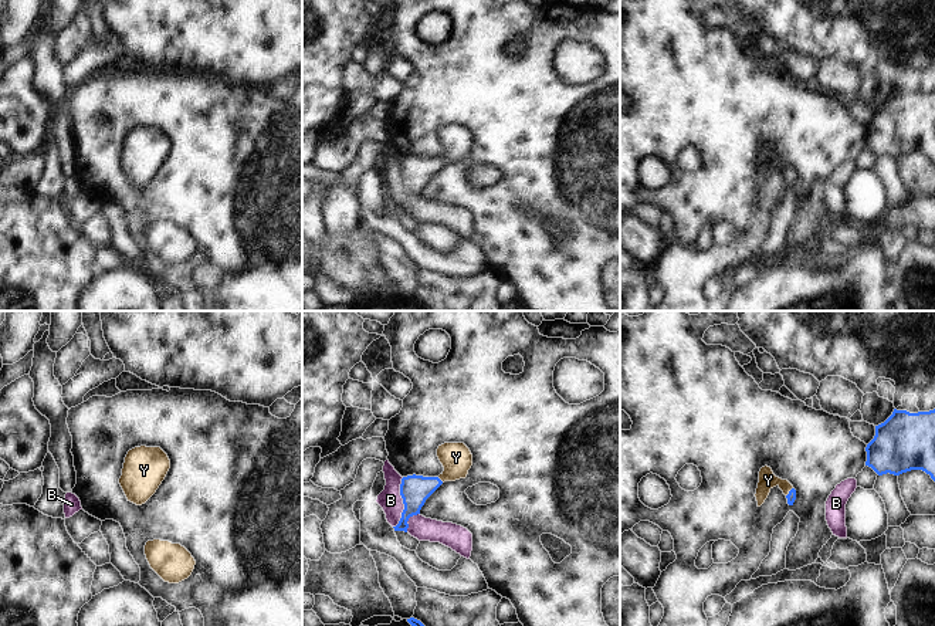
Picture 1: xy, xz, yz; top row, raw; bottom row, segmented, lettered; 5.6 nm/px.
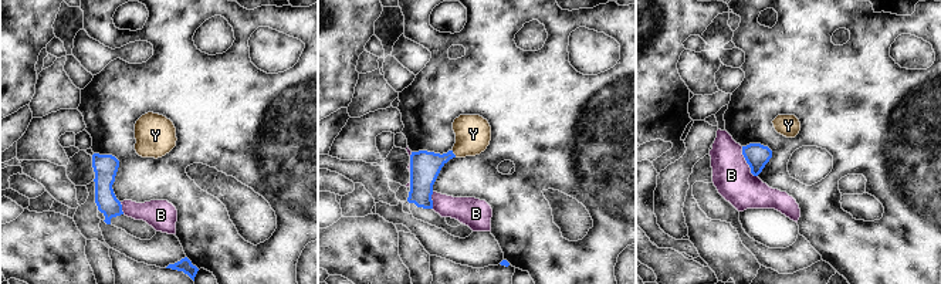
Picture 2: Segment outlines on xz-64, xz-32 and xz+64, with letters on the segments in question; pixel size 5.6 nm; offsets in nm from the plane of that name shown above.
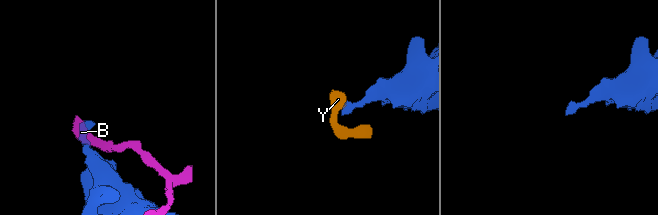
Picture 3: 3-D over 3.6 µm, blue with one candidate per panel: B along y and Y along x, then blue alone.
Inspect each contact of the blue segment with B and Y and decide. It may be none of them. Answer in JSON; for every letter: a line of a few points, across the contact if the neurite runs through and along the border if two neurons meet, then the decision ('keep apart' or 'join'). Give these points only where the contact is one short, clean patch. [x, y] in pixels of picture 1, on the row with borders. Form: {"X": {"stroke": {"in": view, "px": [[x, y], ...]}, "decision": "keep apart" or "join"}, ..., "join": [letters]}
{"B": {"stroke": {"in": "xz", "px": [[403, 477], [400, 484], [403, 511], [400, 520], [393, 527]]}, "decision": "keep apart"}, "Y": {"stroke": {"in": "xz", "px": [[415, 490], [439, 479], [456, 464], [456, 457]]}, "decision": "join"}, "join": ["Y"]}

